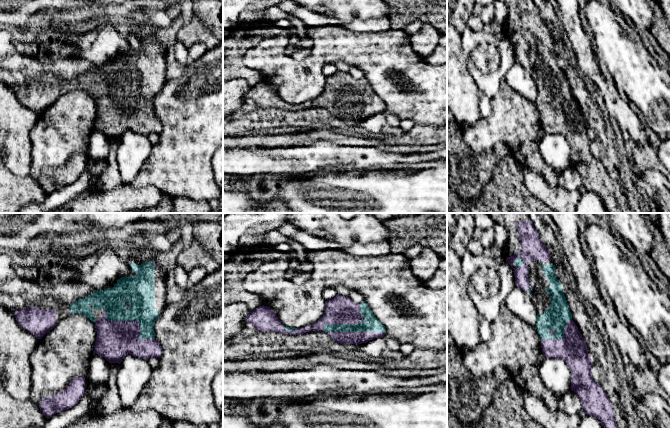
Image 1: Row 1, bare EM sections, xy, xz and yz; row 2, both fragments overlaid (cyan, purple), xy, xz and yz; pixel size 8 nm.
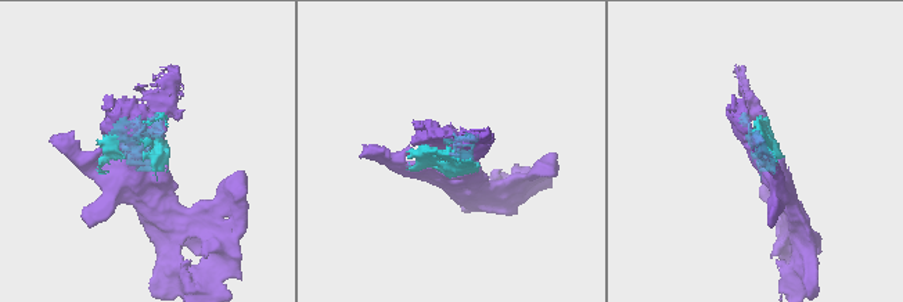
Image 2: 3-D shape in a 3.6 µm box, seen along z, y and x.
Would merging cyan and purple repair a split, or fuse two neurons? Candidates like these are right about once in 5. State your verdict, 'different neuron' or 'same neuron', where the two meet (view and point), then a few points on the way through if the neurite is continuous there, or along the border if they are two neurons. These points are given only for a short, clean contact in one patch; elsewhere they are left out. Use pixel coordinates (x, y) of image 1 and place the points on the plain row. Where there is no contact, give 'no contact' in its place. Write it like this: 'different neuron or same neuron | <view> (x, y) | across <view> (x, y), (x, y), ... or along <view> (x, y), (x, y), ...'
same neuron | xy (137, 97)

